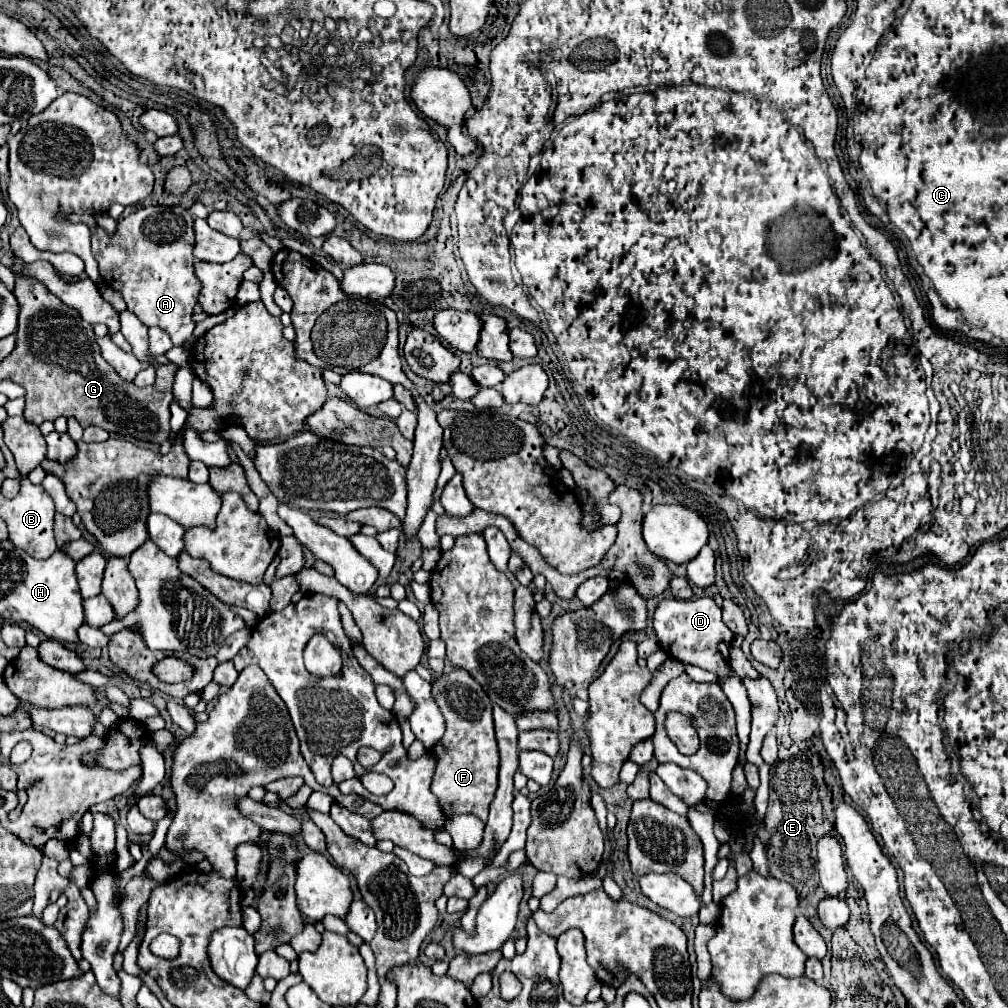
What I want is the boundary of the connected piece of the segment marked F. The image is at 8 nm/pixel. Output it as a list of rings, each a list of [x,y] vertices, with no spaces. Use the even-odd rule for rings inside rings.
[[[452,669],[446,675],[440,675],[438,679],[432,681],[432,697],[436,705],[440,707],[444,719],[446,719],[446,733],[444,737],[430,749],[432,757],[436,759],[436,771],[432,779],[432,793],[440,801],[440,809],[446,817],[456,817],[456,815],[476,815],[478,819],[486,821],[490,803],[496,795],[498,789],[498,765],[500,765],[500,753],[498,753],[498,743],[494,737],[494,721],[492,721],[492,703],[484,689],[472,681],[470,673],[466,669]]]

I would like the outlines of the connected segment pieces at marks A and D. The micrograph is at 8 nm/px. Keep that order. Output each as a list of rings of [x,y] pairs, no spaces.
[[[150,205],[118,219],[116,233],[106,233],[102,227],[92,229],[92,253],[100,267],[100,277],[124,295],[128,311],[144,325],[164,329],[174,345],[184,341],[194,343],[192,311],[202,289],[194,275],[194,231],[192,217],[186,209]]]
[[[662,597],[656,609],[666,609],[666,607],[668,611],[654,611],[652,617],[654,631],[662,649],[678,661],[698,665],[716,675],[728,675],[730,673],[728,651],[732,645],[732,631],[722,623],[722,609],[712,601],[712,597],[698,597],[690,601]]]

